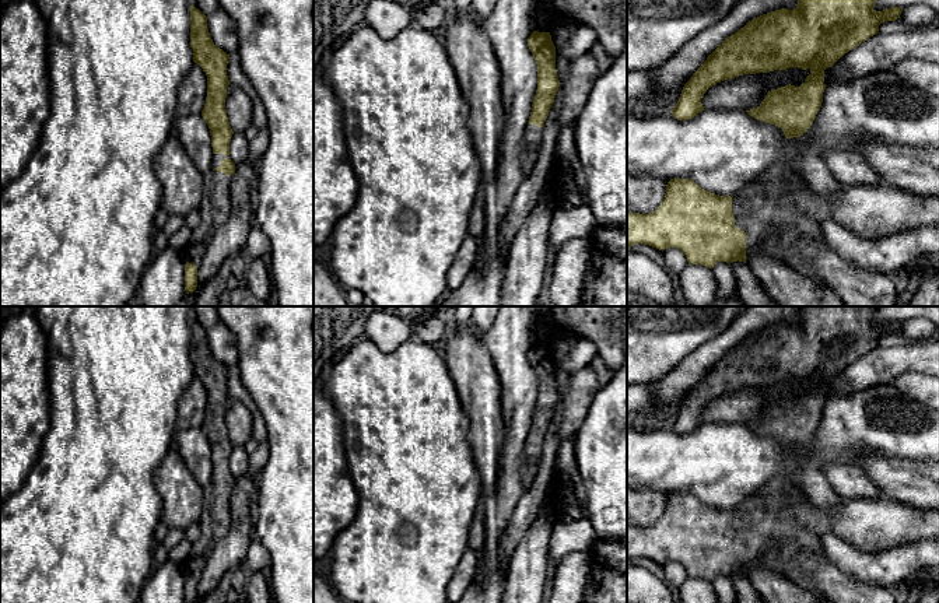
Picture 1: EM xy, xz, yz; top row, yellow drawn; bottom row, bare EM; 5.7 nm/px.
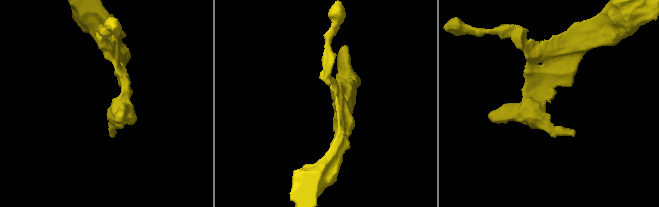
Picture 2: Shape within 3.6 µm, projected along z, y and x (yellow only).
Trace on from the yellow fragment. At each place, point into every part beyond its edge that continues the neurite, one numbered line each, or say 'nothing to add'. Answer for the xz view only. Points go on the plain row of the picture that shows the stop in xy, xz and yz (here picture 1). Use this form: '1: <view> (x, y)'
1: xz (531, 455)

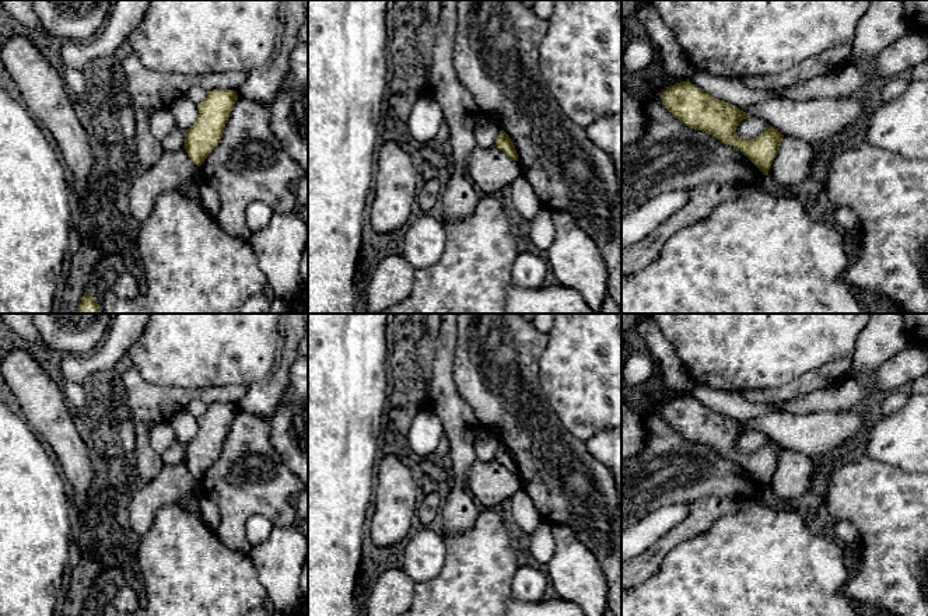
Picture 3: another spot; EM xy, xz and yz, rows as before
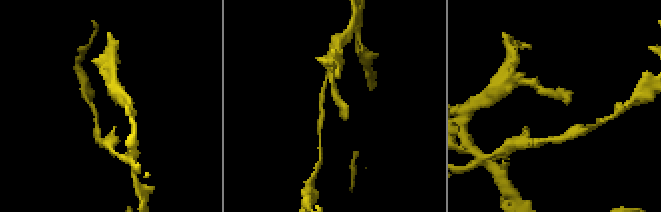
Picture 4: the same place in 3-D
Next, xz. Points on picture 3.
nothing to add

